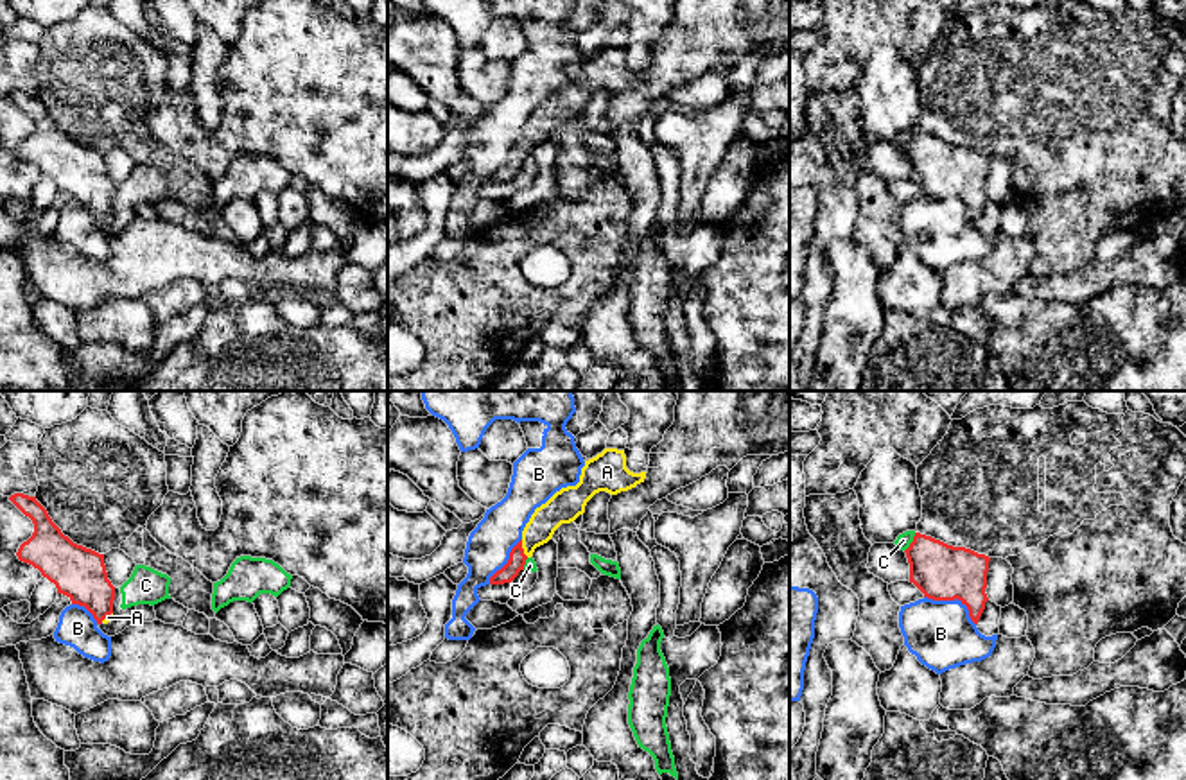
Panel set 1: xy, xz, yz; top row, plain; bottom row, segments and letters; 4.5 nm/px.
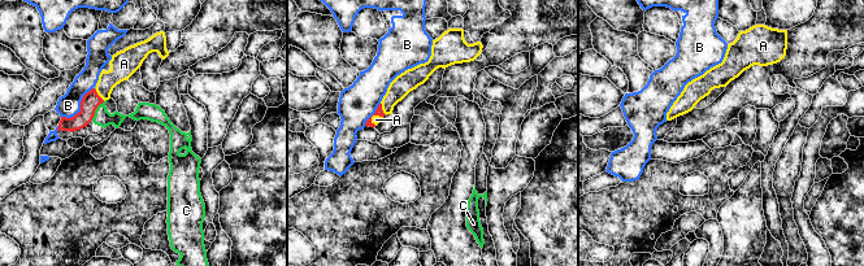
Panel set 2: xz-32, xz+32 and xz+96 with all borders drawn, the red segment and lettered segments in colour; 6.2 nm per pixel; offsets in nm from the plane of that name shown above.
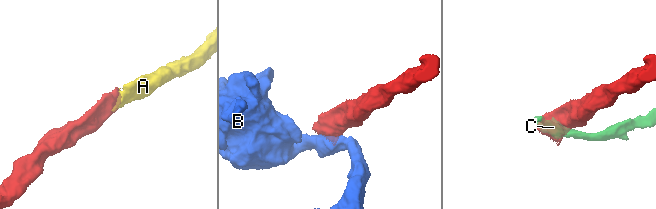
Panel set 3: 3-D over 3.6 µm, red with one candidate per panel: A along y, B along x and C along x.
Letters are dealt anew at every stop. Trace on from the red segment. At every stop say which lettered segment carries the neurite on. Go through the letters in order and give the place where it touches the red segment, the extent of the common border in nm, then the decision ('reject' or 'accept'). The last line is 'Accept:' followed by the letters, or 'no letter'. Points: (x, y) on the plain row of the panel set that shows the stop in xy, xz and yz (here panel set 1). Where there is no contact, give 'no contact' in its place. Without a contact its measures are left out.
A: xz (523, 147) | 90 nm | accept
B: yz (955, 196) | 260 nm | reject
C: yz (912, 140) | 100 nm | reject
Accept: A

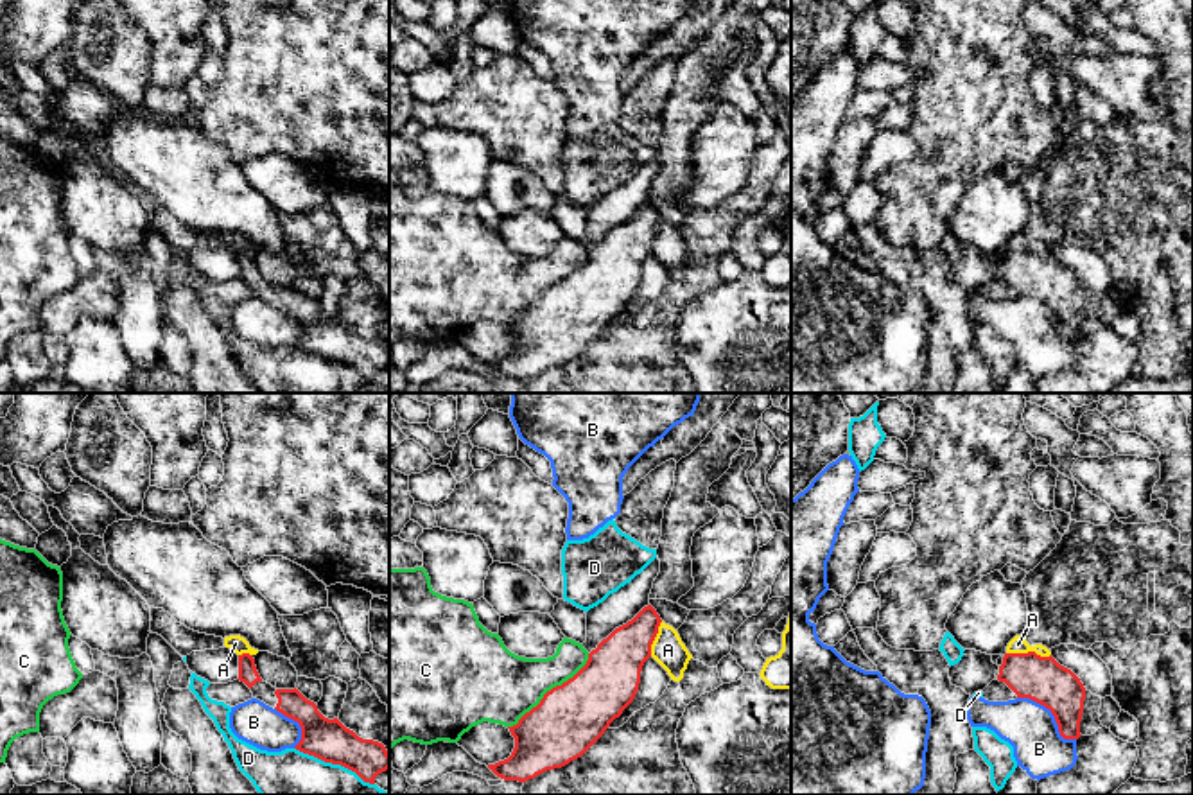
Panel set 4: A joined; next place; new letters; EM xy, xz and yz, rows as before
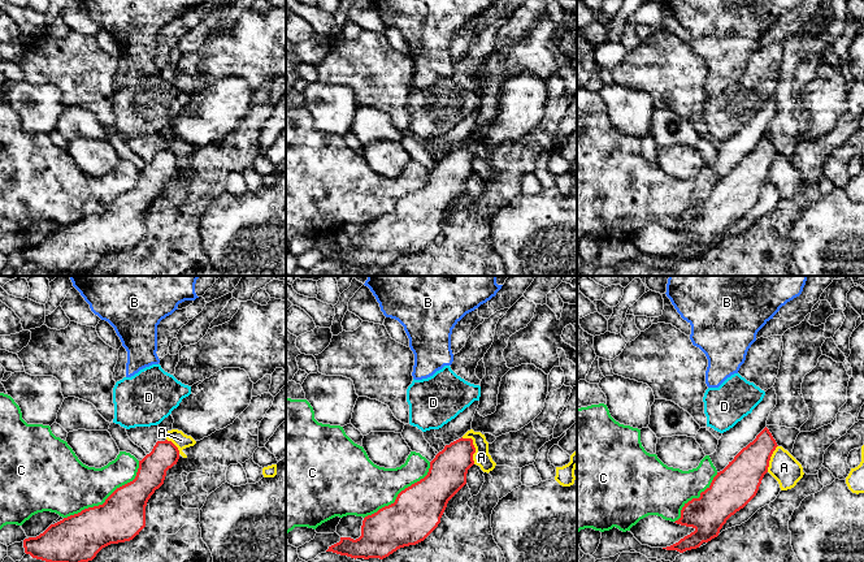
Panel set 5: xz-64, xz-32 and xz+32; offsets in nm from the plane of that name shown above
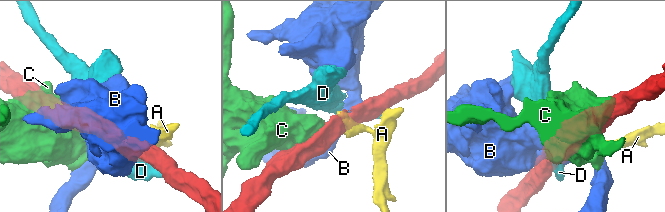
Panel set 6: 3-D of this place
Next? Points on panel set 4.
A: yz (1028, 250) | 200 nm | reject
B: yz (1052, 311) | 320 nm | reject
C: xz (551, 288) | 500 nm | reject
D: xy (334, 361) | 400 nm | reject
Accept: no letter

